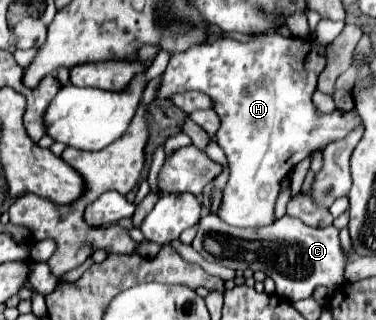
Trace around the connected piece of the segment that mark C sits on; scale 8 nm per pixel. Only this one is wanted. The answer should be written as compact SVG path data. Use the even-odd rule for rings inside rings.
M203 216L199 232L191 244L205 260L223 264L233 270L251 268L273 274L277 294L289 302L309 298L317 286L331 290L341 286L345 266L349 262L347 252L339 242L339 230L335 226L311 228L297 218L283 216L275 224L265 228L235 228L225 224L219 216Z

